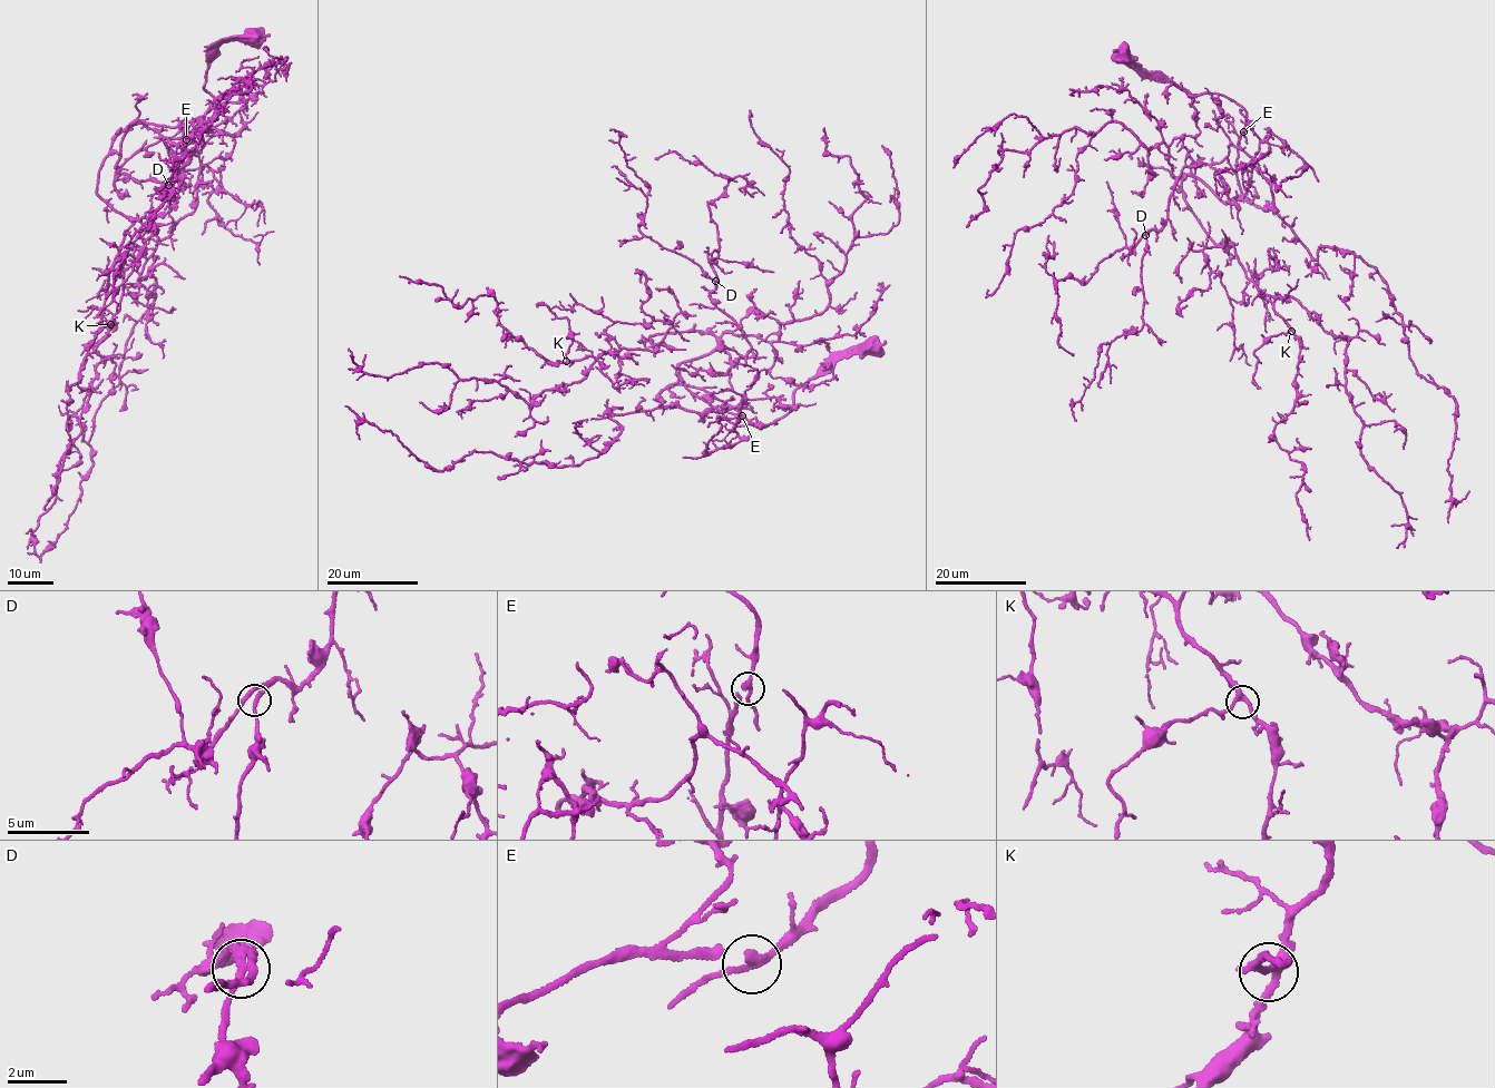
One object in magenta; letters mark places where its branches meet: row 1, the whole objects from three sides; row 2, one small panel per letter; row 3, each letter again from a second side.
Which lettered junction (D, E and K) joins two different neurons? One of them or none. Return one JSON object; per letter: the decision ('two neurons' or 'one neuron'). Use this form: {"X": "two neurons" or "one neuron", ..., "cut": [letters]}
{"D": "one neuron", "E": "one neuron", "K": "one neuron", "cut": []}

